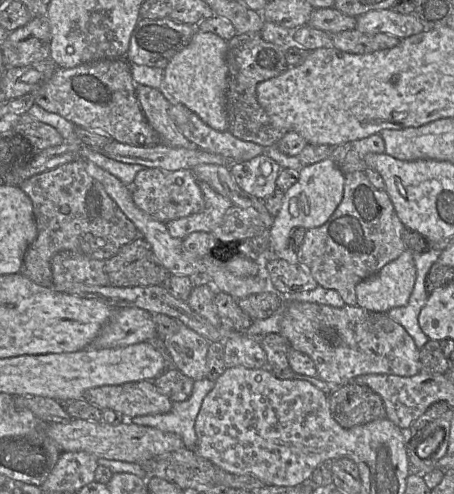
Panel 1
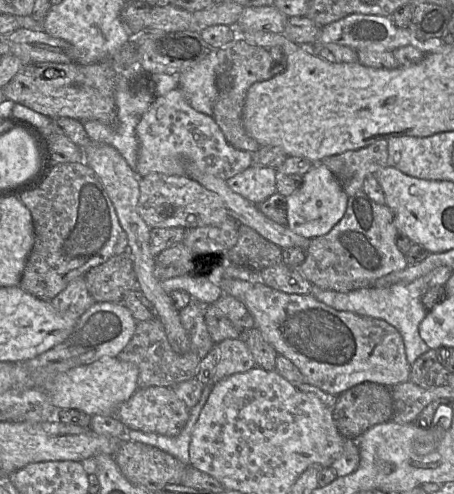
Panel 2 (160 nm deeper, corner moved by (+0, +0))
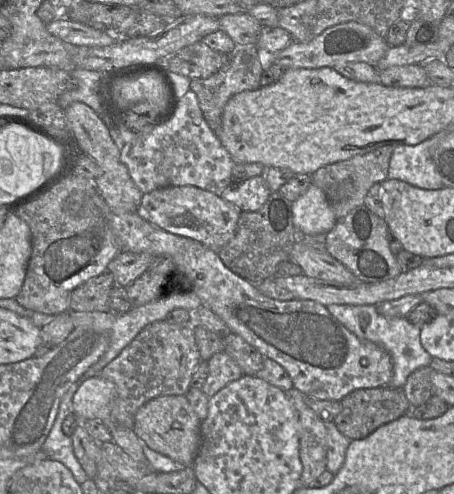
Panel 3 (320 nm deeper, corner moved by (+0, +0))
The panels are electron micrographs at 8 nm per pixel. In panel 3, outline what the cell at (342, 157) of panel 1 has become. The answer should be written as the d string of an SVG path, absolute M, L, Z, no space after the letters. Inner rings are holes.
M392 145L382 146L348 160L323 166L311 175L312 183L326 194L338 221L356 207L364 204L365 197L374 184L382 183L388 178L393 148Z

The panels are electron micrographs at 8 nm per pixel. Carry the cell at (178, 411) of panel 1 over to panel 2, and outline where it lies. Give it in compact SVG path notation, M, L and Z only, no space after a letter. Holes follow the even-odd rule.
M211 384L204 386L199 402L194 407L190 408L187 423L178 435L169 437L156 433L144 433L138 430L127 429L126 439L156 447L171 454L183 464L190 465L189 446L192 431L211 391Z

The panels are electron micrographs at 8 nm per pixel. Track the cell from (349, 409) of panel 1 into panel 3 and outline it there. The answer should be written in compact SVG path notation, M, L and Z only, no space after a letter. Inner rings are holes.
M382 386L377 388L362 388L350 392L341 401L341 411L333 423L348 439L363 439L379 427L411 412L411 405L403 388Z

